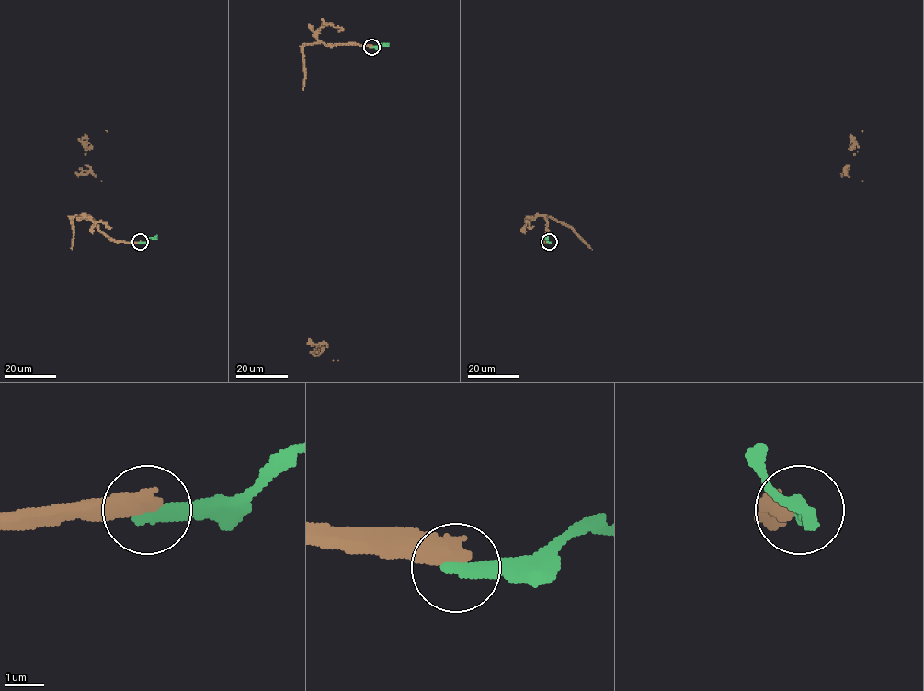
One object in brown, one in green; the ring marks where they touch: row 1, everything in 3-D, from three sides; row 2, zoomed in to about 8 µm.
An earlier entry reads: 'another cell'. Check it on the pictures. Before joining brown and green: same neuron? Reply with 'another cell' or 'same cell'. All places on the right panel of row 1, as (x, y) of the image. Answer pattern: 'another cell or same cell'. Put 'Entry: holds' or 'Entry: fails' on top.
Entry: holds
another cell

